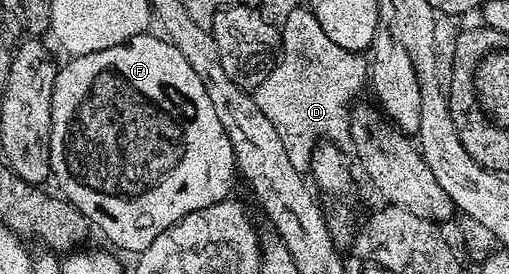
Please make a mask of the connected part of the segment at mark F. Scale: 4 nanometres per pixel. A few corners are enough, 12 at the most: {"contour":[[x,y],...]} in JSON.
{"contour":[[164,36],[70,56],[51,177],[140,255],[237,160]]}

